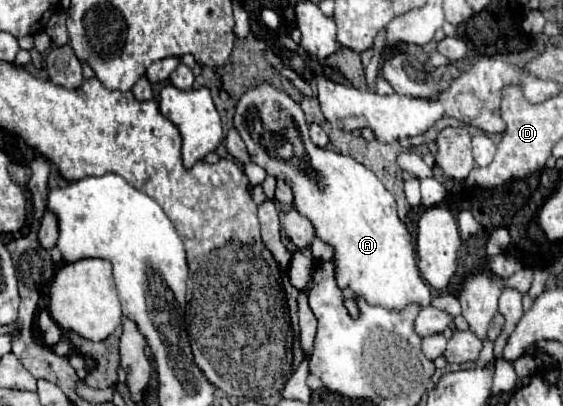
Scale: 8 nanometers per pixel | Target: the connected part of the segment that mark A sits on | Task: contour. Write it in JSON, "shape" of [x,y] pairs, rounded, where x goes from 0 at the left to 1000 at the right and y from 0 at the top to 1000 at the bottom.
{"shape":[[[460,204],[446,214],[439,229],[428,234],[421,254],[414,308],[435,347],[446,397],[467,411],[474,431],[503,441],[520,466],[520,505],[528,510],[528,520],[556,549],[567,589],[591,603],[591,638],[599,648],[595,687],[606,712],[620,707],[631,727],[645,727],[652,746],[666,746],[687,761],[716,761],[726,746],[744,746],[748,756],[758,756],[766,746],[766,712],[755,692],[748,692],[737,638],[737,603],[730,599],[723,559],[705,534],[698,480],[684,466],[677,441],[645,401],[631,397],[620,382],[591,377],[577,362],[563,362],[560,352],[552,352],[549,308],[538,268],[503,219],[481,204]]]}

